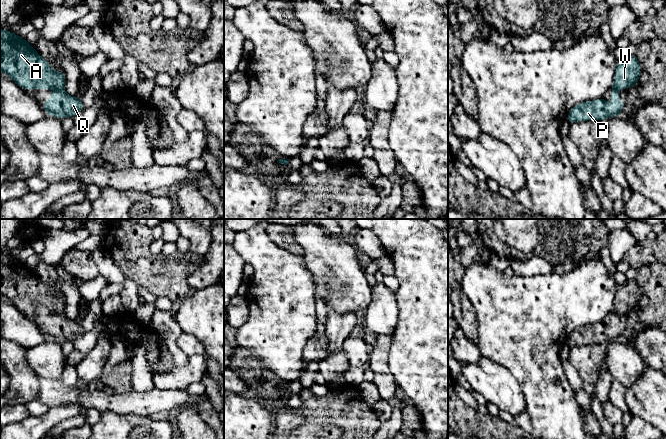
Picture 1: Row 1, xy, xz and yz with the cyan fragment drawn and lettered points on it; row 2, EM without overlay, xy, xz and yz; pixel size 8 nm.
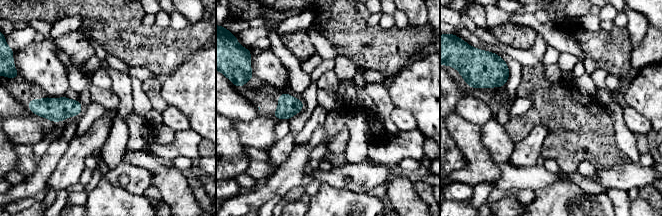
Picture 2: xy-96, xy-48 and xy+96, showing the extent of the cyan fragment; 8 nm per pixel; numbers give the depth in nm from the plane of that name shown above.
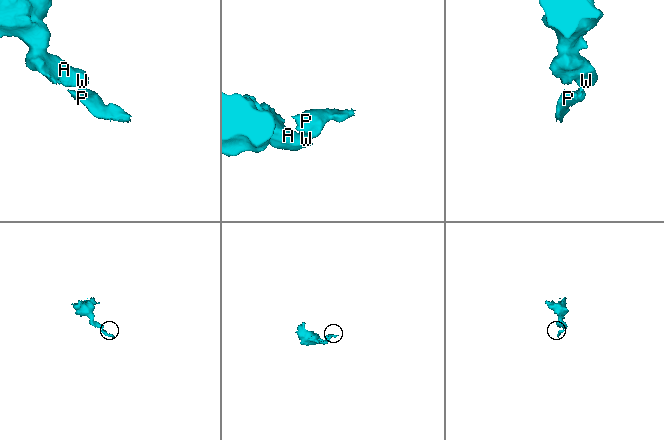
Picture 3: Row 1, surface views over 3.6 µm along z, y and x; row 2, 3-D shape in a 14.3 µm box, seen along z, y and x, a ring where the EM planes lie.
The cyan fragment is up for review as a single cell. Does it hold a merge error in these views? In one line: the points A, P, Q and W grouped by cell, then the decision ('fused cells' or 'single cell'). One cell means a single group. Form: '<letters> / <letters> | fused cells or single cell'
A P Q W | single cell

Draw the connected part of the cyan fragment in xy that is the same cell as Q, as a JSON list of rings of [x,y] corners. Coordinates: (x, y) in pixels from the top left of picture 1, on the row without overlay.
[[[1,253],[0,295],[8,298],[21,312],[54,313],[50,323],[42,327],[48,339],[60,343],[74,341],[85,331],[79,322],[63,314],[66,304],[64,294],[55,296],[23,261]]]

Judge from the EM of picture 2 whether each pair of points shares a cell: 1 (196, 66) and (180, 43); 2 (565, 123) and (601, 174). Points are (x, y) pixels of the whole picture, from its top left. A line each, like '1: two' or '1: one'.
1: two
2: two

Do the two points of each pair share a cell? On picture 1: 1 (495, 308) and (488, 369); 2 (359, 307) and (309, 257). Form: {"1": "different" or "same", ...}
{"1": "different", "2": "same"}

